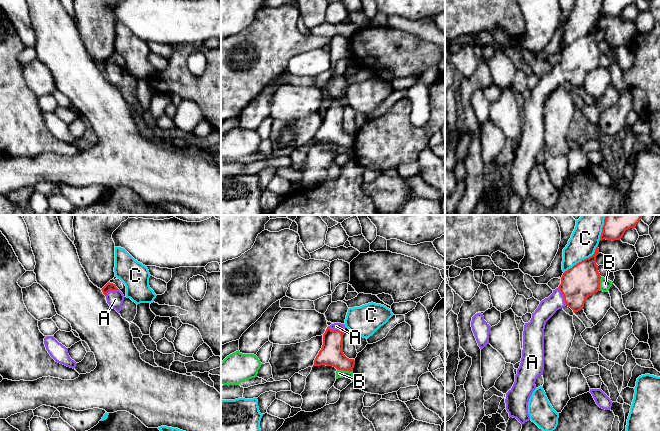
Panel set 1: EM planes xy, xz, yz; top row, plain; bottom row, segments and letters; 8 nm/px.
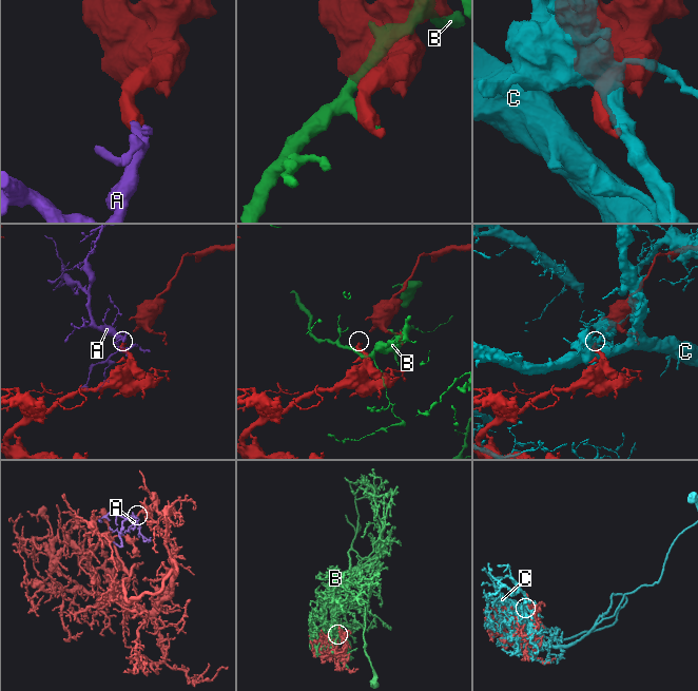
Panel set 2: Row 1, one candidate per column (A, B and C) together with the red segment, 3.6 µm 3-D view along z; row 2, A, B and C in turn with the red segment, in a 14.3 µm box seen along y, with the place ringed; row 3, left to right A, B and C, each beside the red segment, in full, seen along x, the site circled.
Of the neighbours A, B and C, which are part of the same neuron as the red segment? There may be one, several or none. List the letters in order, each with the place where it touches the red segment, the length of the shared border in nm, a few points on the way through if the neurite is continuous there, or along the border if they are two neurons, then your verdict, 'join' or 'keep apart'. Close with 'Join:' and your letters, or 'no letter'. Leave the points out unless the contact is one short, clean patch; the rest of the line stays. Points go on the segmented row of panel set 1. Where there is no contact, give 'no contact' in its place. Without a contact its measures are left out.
A: contact yz (563, 296); length 170 nm; way yz (582, 280), (569, 293), (563, 296), (547, 308); join
B: contact xz (345, 370); length 130 nm; keep apart
C: contact yz (582, 260); length 340 nm; keep apart
Join: A

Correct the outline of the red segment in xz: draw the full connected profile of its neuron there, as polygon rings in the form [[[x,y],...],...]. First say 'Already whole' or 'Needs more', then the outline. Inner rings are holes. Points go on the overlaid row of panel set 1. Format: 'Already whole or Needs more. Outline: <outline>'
Needs more. Outline: [[[334,323],[327,327],[323,334],[323,345],[314,360],[313,366],[333,366],[337,370],[353,371],[355,360],[343,353],[343,335],[345,325]]]

